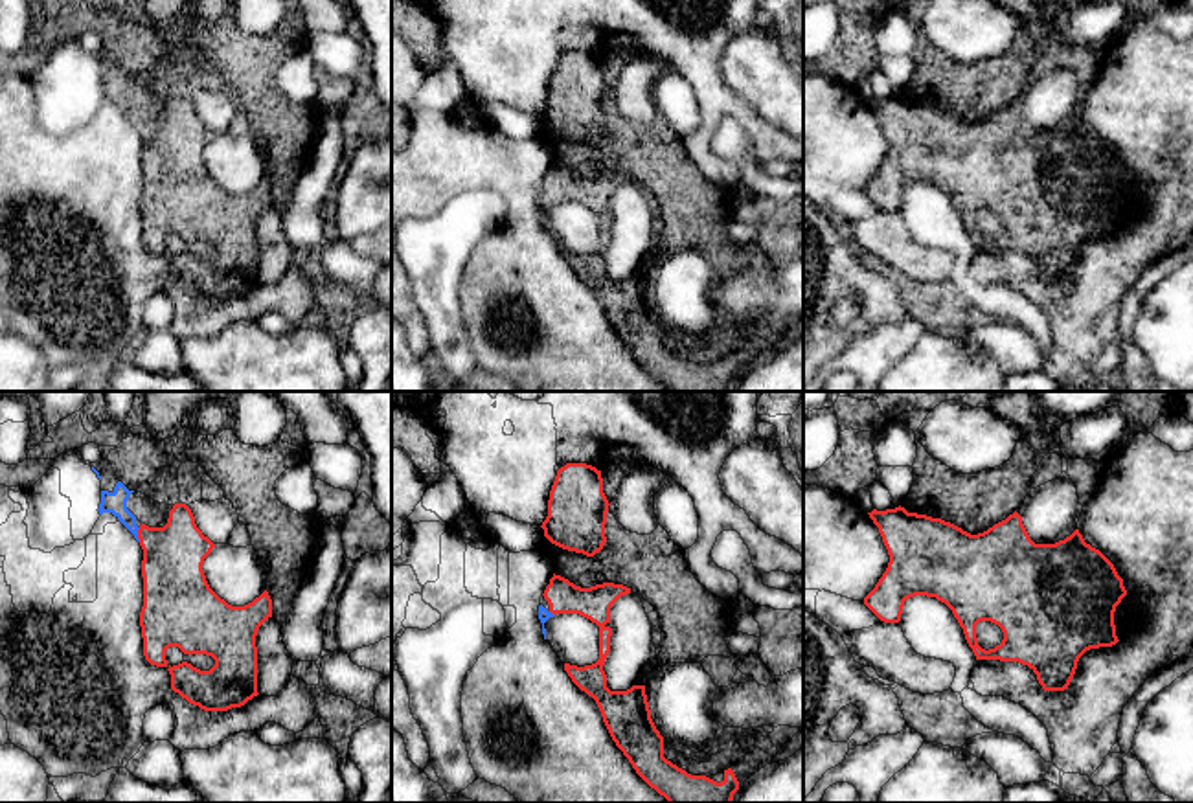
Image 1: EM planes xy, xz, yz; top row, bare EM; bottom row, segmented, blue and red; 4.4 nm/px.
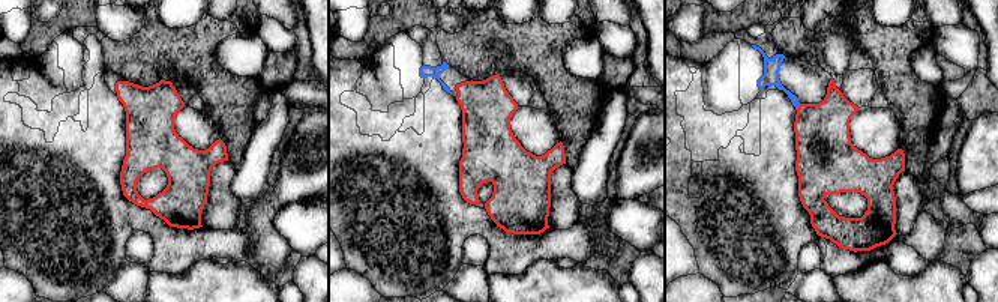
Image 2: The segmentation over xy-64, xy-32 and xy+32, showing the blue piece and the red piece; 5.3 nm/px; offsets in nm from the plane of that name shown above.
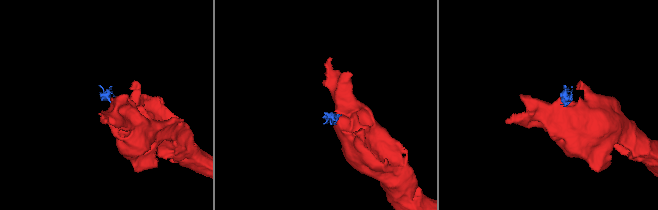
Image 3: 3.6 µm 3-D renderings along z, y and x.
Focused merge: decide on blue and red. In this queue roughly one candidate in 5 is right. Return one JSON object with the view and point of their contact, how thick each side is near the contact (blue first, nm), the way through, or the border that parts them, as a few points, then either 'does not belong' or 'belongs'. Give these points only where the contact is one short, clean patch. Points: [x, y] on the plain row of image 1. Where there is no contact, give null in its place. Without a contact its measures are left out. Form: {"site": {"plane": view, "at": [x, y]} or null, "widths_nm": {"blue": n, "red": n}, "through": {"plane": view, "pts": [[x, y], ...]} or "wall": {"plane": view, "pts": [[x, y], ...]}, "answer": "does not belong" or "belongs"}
{"site": {"plane": "xy", "at": [136, 124]}, "widths_nm": {"blue": 100, "red": 280}, "through": {"plane": "xy", "pts": [[114, 90], [136, 124], [170, 153], [173, 168]]}, "answer": "belongs"}

